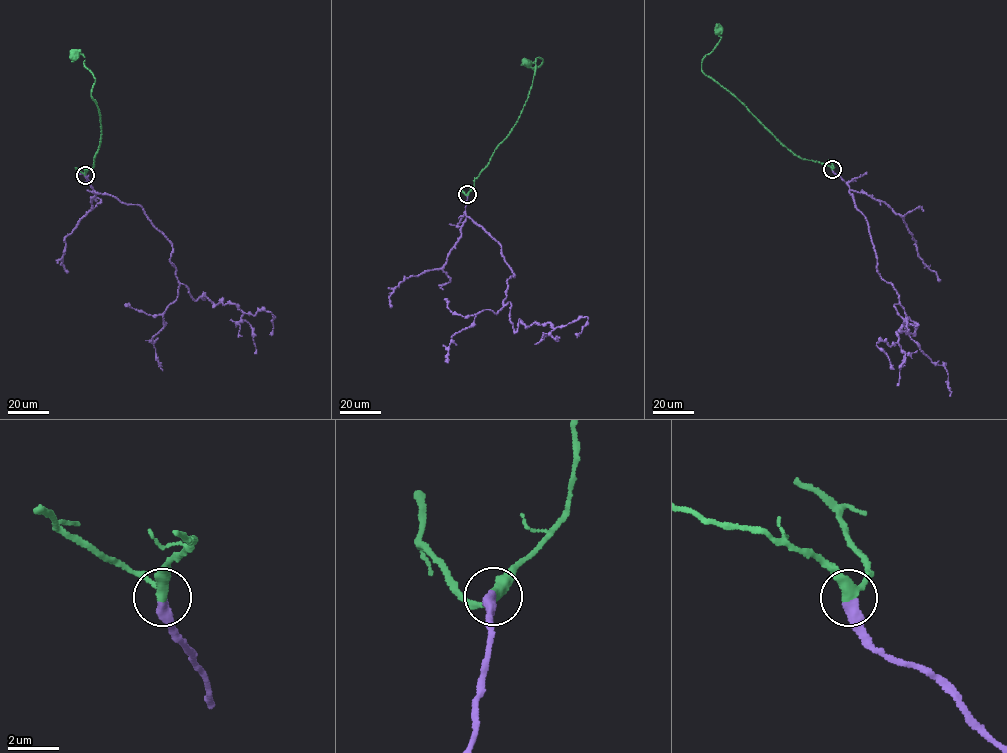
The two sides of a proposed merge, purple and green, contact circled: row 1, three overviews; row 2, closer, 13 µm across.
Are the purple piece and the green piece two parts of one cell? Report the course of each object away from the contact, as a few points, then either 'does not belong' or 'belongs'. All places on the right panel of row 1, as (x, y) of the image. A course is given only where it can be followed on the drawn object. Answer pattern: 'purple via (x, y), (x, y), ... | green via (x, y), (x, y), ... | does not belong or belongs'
purple via (832, 169), (864, 215), (897, 313), (918, 325), (905, 320), (897, 342), (876, 343), (894, 369) | green via (832, 169), (825, 164), (794, 155), (732, 94), (704, 74), (702, 59), (720, 41), (721, 30), (718, 30) | belongs

